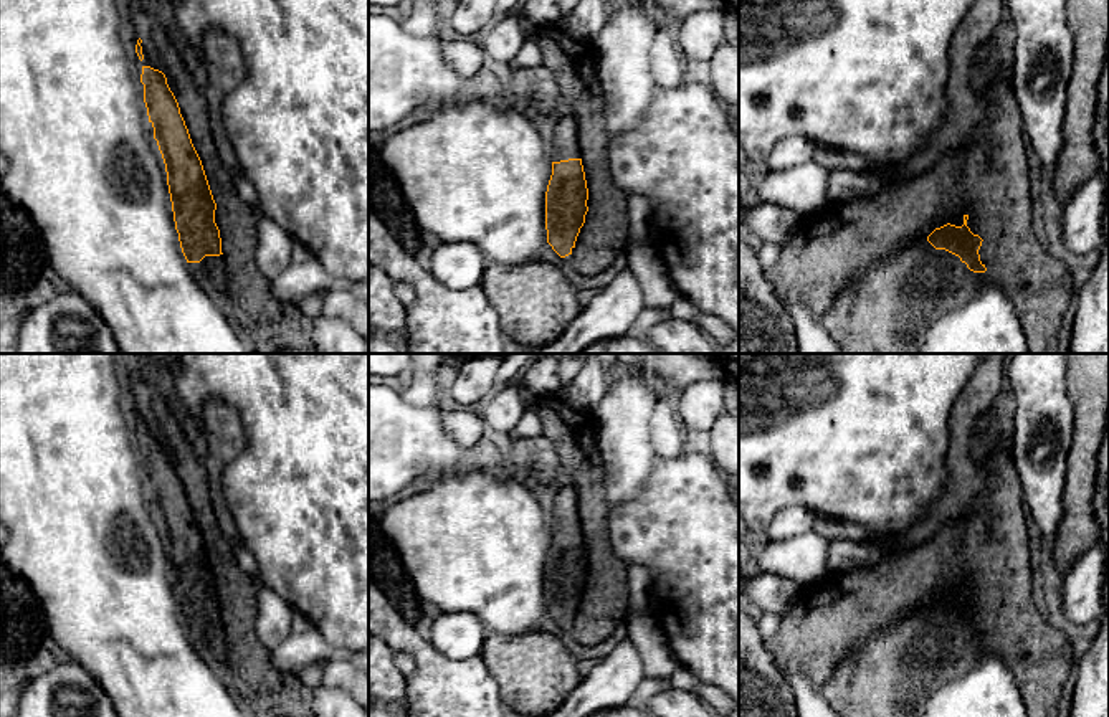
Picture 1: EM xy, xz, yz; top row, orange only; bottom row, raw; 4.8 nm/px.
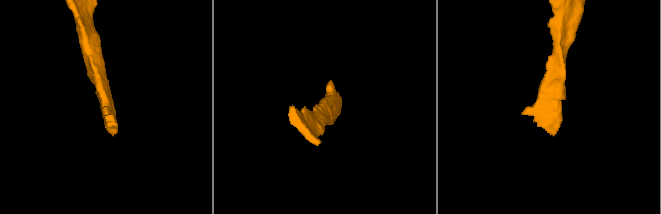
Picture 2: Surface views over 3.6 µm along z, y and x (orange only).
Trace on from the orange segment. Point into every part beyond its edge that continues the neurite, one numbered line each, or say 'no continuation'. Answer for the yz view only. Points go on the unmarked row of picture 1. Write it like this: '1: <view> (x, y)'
1: yz (891, 674)

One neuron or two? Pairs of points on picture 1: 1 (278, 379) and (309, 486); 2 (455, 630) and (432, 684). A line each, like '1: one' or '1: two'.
1: one
2: two

